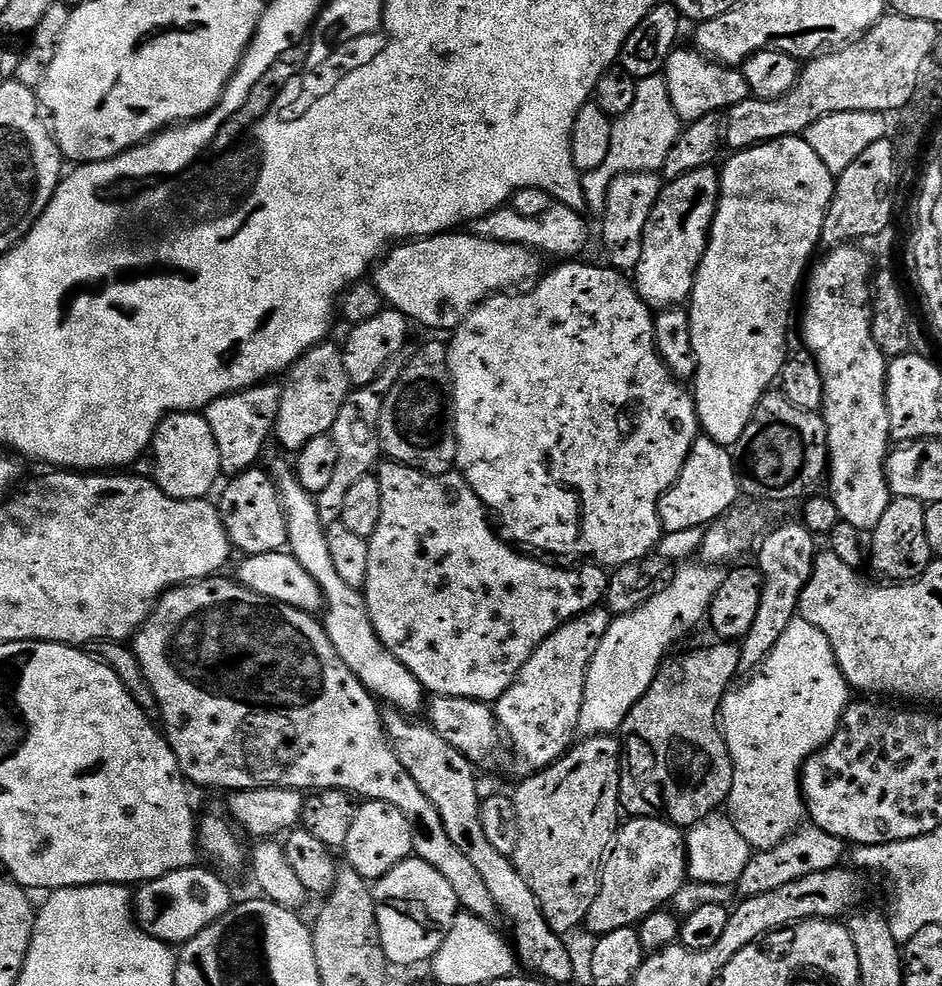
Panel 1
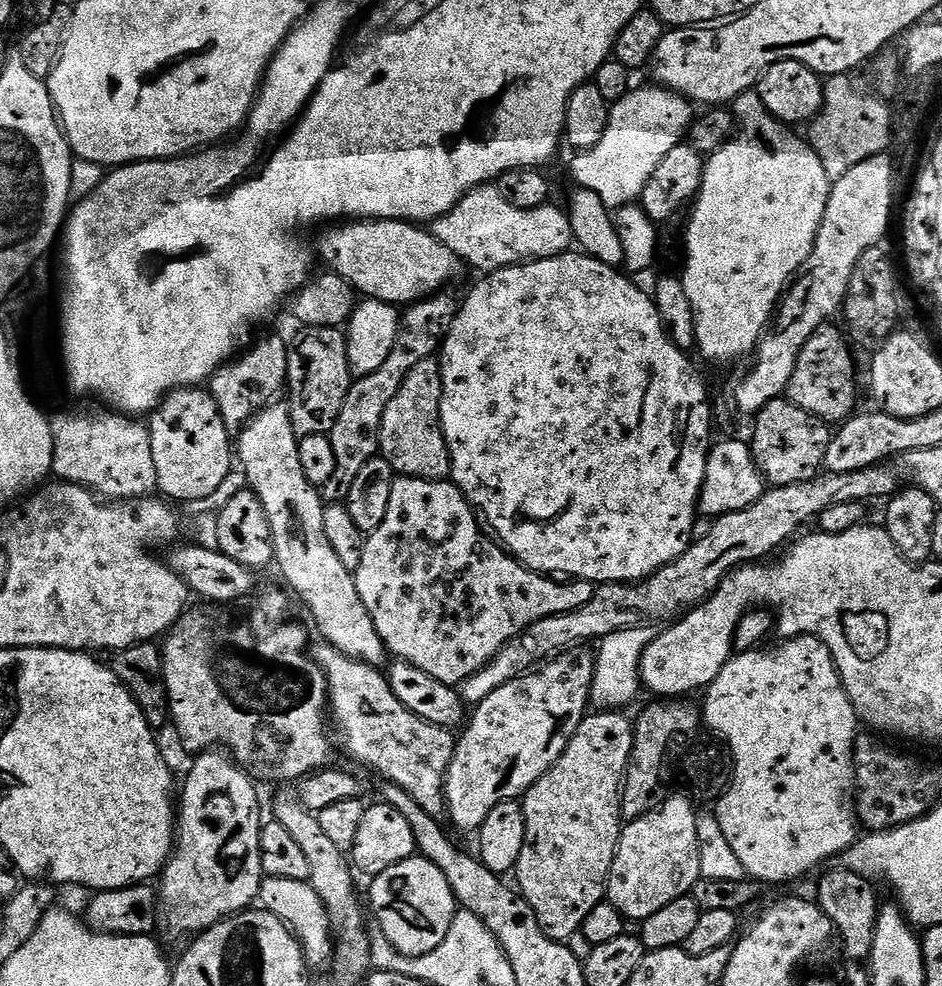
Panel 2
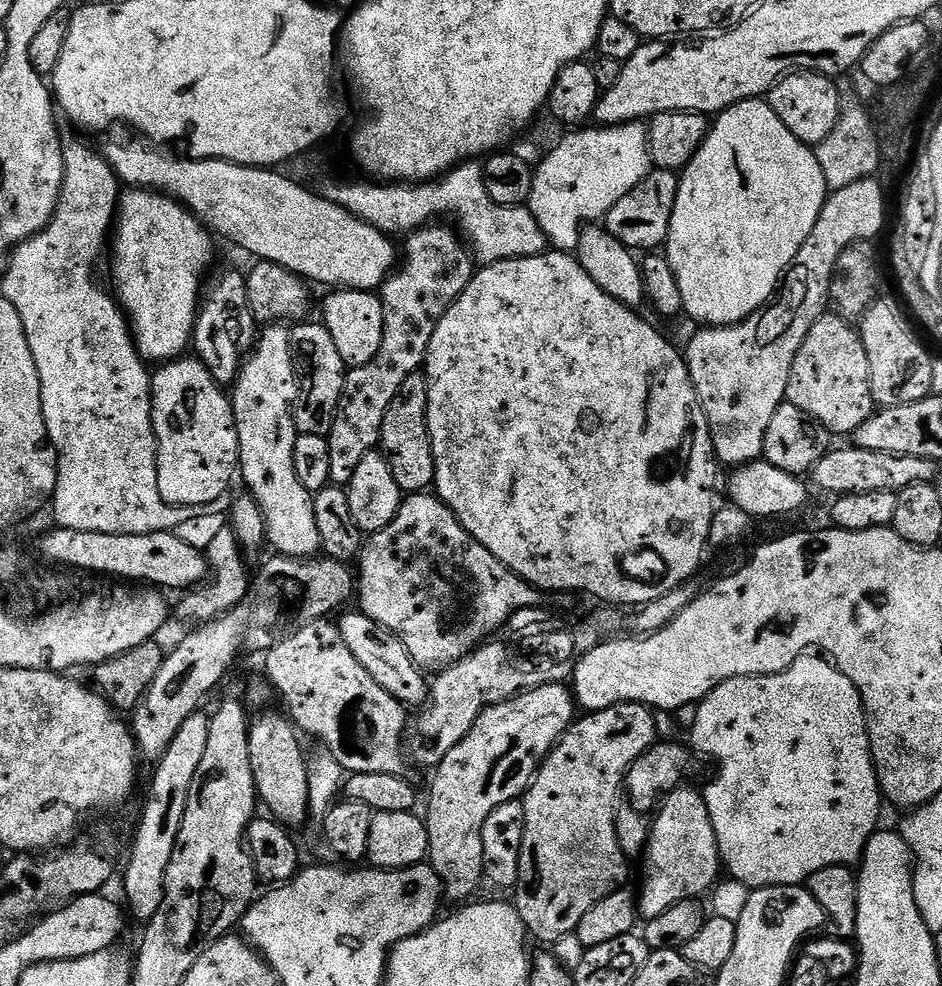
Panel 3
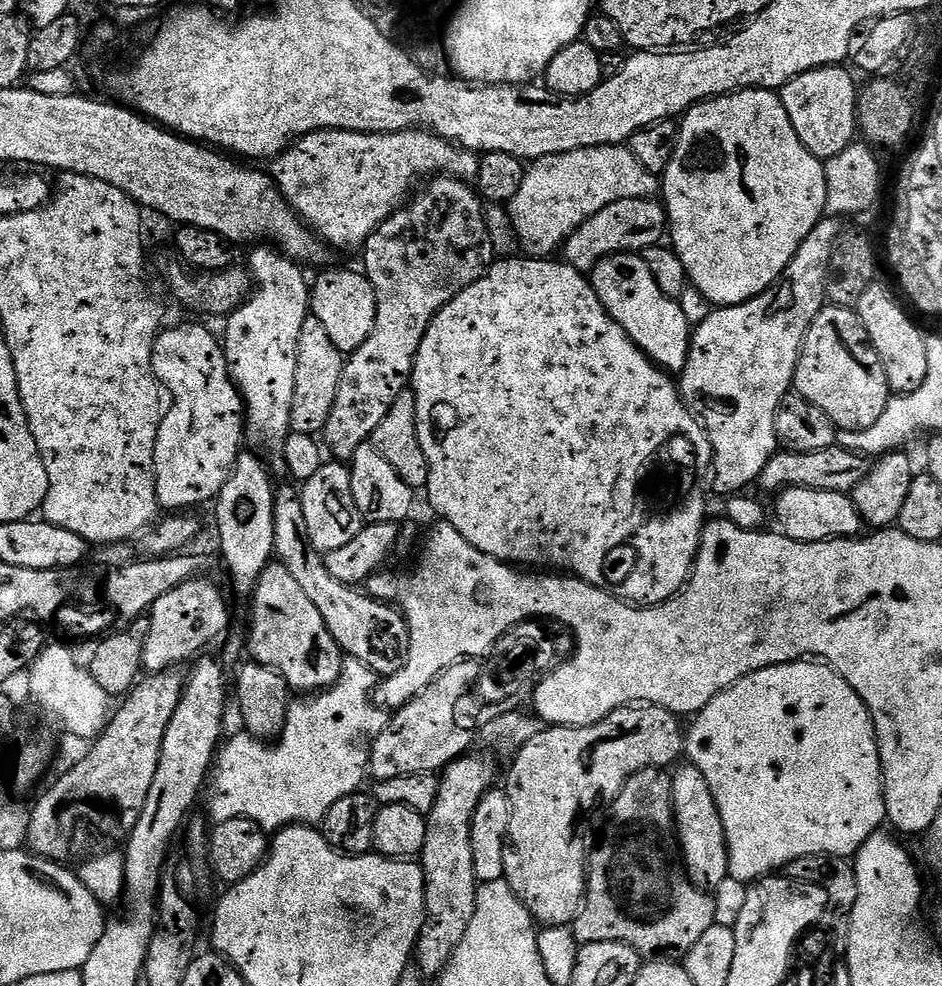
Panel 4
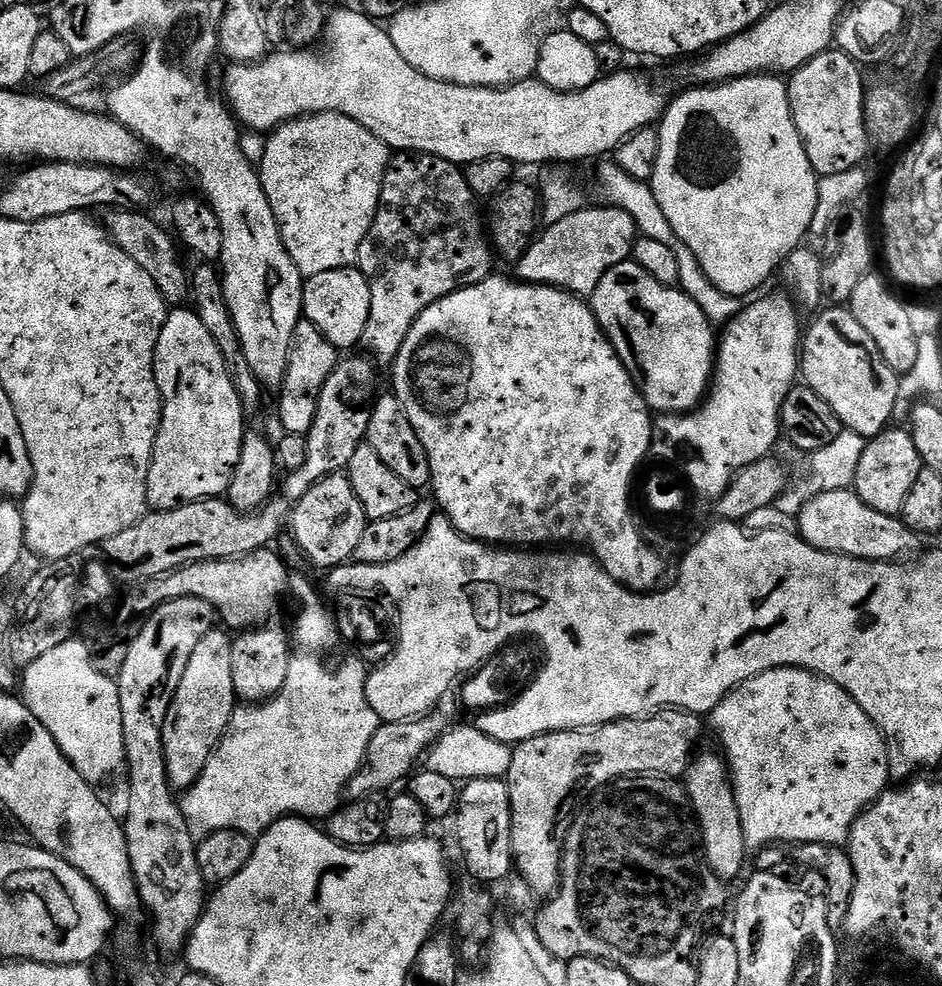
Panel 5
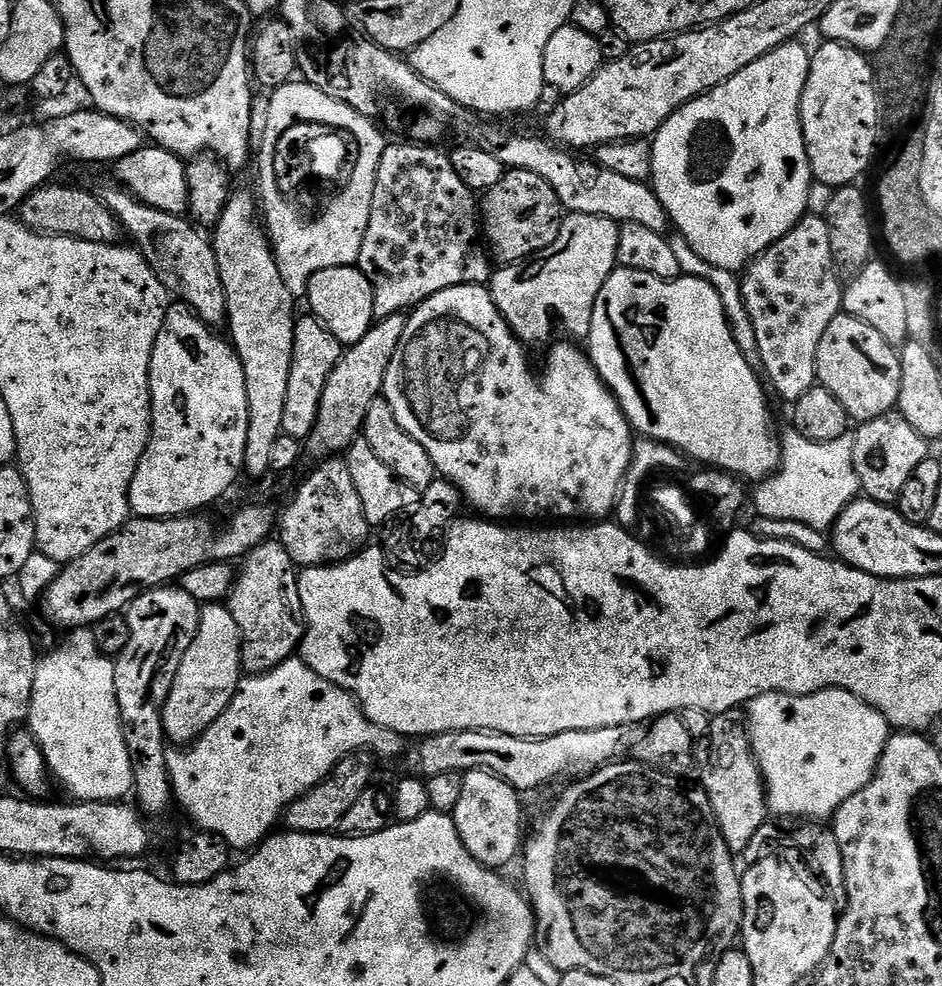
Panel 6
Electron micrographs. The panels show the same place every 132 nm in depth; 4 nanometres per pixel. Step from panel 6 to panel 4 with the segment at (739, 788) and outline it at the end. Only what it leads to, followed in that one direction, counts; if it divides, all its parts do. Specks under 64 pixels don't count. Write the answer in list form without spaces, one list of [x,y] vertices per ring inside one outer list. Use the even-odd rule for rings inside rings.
[[[684,762],[675,771],[671,773],[672,809],[676,811],[676,828],[684,870],[697,888],[714,890],[720,882],[729,877],[728,847],[722,818],[718,814],[714,794],[710,794],[710,786],[706,786],[706,778],[702,776],[702,770]]]

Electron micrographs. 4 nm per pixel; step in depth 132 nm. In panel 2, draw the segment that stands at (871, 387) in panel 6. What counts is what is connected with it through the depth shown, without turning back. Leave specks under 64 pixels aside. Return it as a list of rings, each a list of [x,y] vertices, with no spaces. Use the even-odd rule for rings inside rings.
[[[825,326],[814,334],[810,334],[810,342],[806,342],[806,346],[802,346],[802,354],[798,354],[794,374],[790,374],[786,398],[794,406],[814,414],[814,418],[824,421],[825,424],[840,426],[858,408],[856,407],[856,360],[852,357],[853,349],[850,347],[845,333],[839,327],[836,327],[837,329],[832,327]]]

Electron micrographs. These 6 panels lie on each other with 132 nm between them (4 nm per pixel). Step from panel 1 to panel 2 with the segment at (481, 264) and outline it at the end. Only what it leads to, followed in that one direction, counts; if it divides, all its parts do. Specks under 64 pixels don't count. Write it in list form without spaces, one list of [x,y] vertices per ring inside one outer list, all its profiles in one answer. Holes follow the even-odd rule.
[[[357,220],[355,222],[340,222],[335,226],[323,229],[316,248],[320,256],[329,264],[331,271],[341,276],[361,297],[369,300],[381,300],[387,304],[407,306],[428,296],[443,293],[444,288],[456,276],[458,261],[456,255],[442,242],[438,242],[431,231],[422,229],[415,223],[406,220]]]

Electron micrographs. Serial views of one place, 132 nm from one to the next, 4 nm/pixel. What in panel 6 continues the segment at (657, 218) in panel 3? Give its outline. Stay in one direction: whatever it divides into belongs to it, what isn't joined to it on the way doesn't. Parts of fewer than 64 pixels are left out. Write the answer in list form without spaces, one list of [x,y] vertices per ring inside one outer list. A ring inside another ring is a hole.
[[[598,214],[565,215],[558,231],[558,238],[546,249],[529,257],[521,264],[506,264],[493,271],[490,281],[492,301],[498,306],[504,321],[510,325],[516,339],[525,346],[544,344],[555,332],[564,336],[573,336],[576,342],[587,341],[590,334],[590,322],[594,314],[594,302],[606,286],[606,278],[616,271],[618,265],[618,238],[620,224]]]

